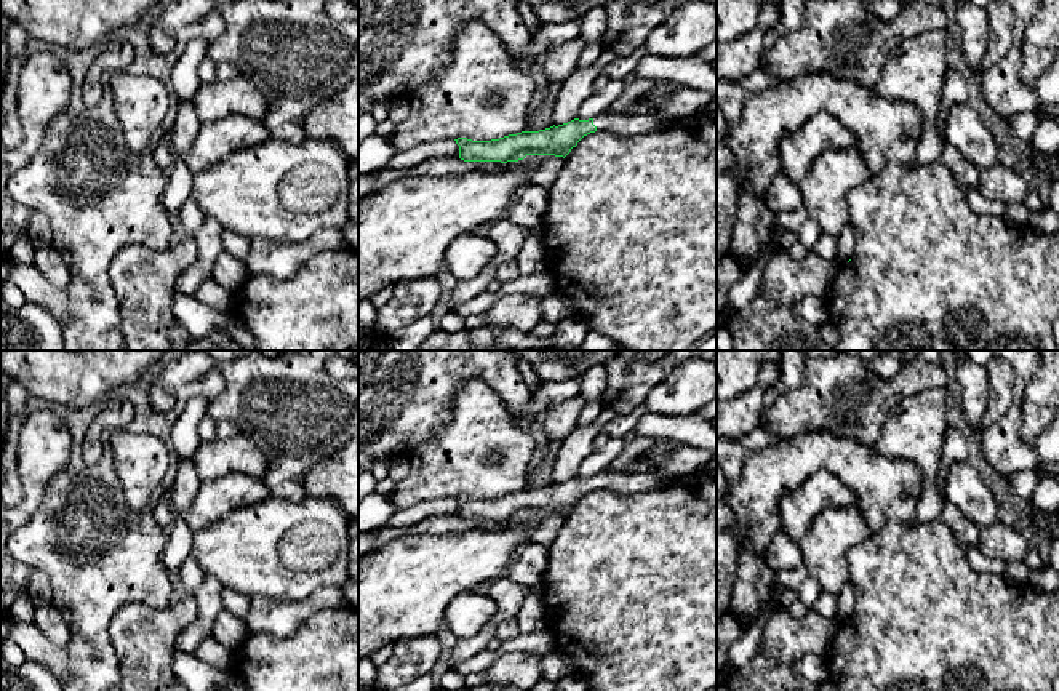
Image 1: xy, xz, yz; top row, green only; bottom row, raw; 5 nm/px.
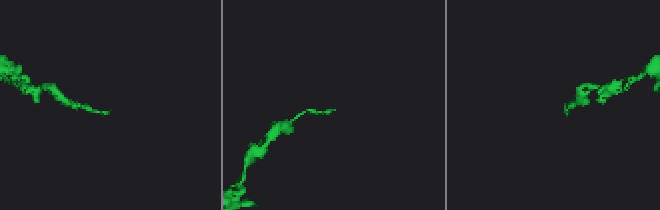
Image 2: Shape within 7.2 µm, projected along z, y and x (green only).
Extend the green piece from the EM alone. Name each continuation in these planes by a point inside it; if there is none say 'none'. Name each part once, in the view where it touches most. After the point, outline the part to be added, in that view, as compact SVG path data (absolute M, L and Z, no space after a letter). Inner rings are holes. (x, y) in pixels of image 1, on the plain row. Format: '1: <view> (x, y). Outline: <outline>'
1: xz (627, 485). Outline: M603 470L593 475L598 489L608 489L621 496L635 496L646 491L662 489L667 480L656 473L614 473Z

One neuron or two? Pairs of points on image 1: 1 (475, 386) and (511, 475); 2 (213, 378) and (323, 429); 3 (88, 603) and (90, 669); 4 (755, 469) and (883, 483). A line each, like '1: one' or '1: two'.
1: one
2: two
3: one
4: one

